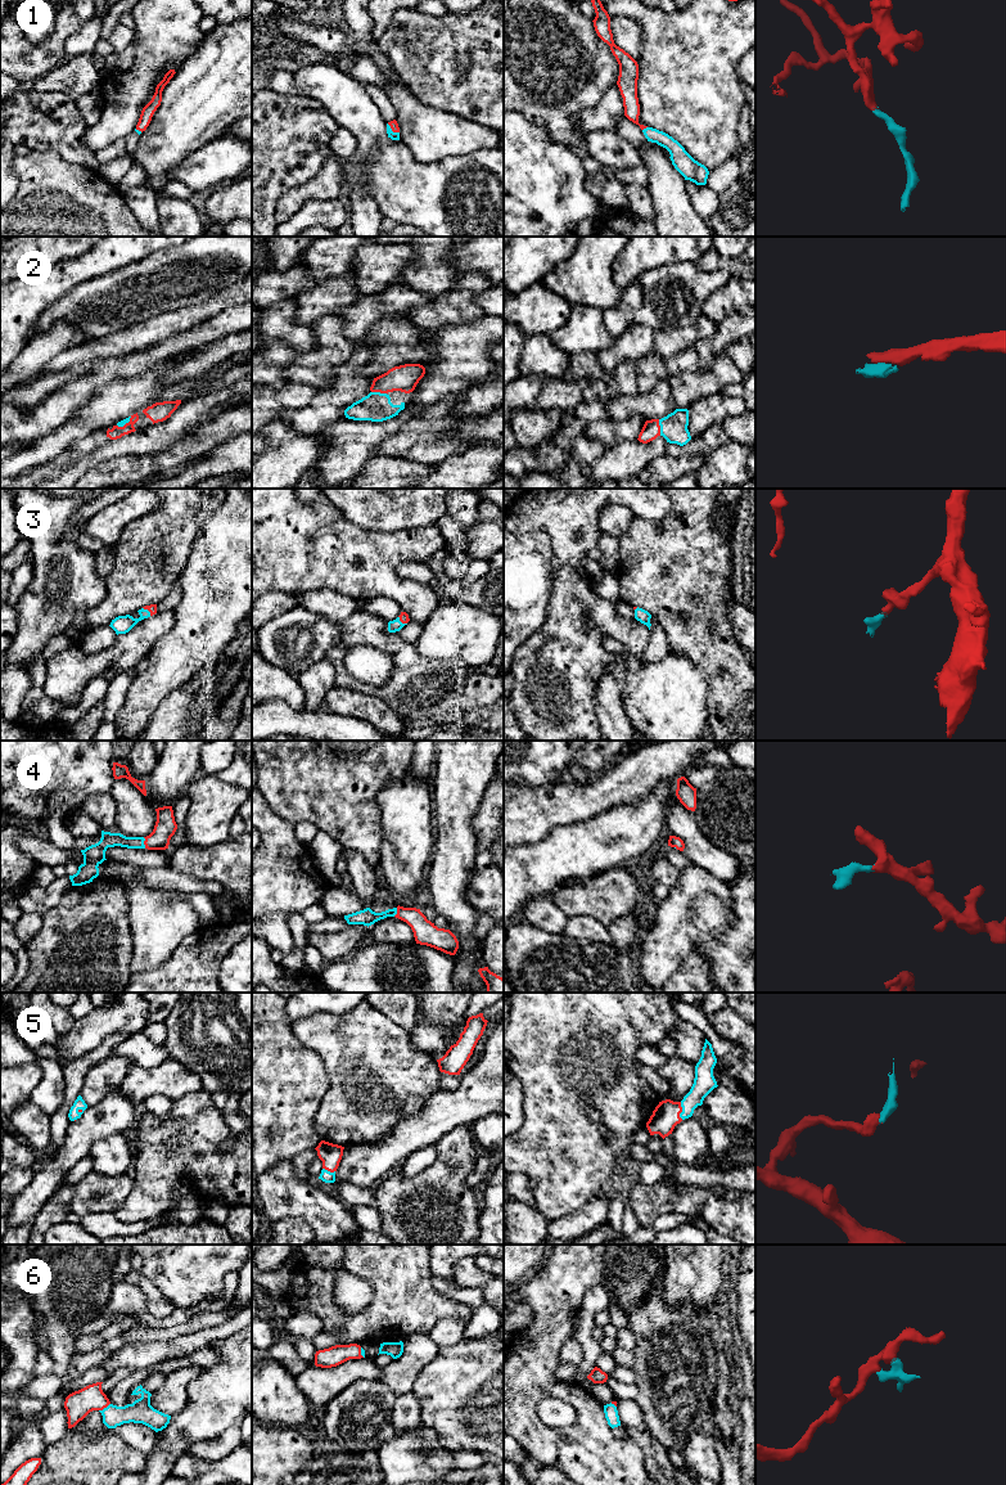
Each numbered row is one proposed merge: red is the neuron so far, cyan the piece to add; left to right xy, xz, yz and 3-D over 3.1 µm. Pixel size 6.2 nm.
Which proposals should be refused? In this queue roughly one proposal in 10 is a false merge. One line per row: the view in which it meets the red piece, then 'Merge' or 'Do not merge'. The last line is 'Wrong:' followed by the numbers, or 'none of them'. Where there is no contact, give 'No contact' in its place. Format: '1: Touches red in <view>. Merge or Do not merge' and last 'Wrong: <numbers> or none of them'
1: Touches red in yz. Merge
2: Touches red in yz. Merge
3: Touches red in xz. Merge
4: Touches red in xy. Merge
5: Touches red in yz. Merge
6: Touches red in xy. Merge
Wrong: none of them

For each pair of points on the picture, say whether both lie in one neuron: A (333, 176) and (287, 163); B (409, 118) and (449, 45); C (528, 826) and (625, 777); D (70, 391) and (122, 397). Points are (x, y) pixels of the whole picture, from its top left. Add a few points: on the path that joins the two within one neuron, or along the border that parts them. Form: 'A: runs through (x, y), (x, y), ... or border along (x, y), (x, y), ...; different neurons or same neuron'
A: border along (332, 153), (315, 175), (292, 188); different neurons
B: border along (406, 85), (423, 103), (447, 112); different neurons
C: runs through (553, 805), (583, 801), (600, 793); same neuron
D: border along (122, 379), (102, 386), (73, 413); different neurons

